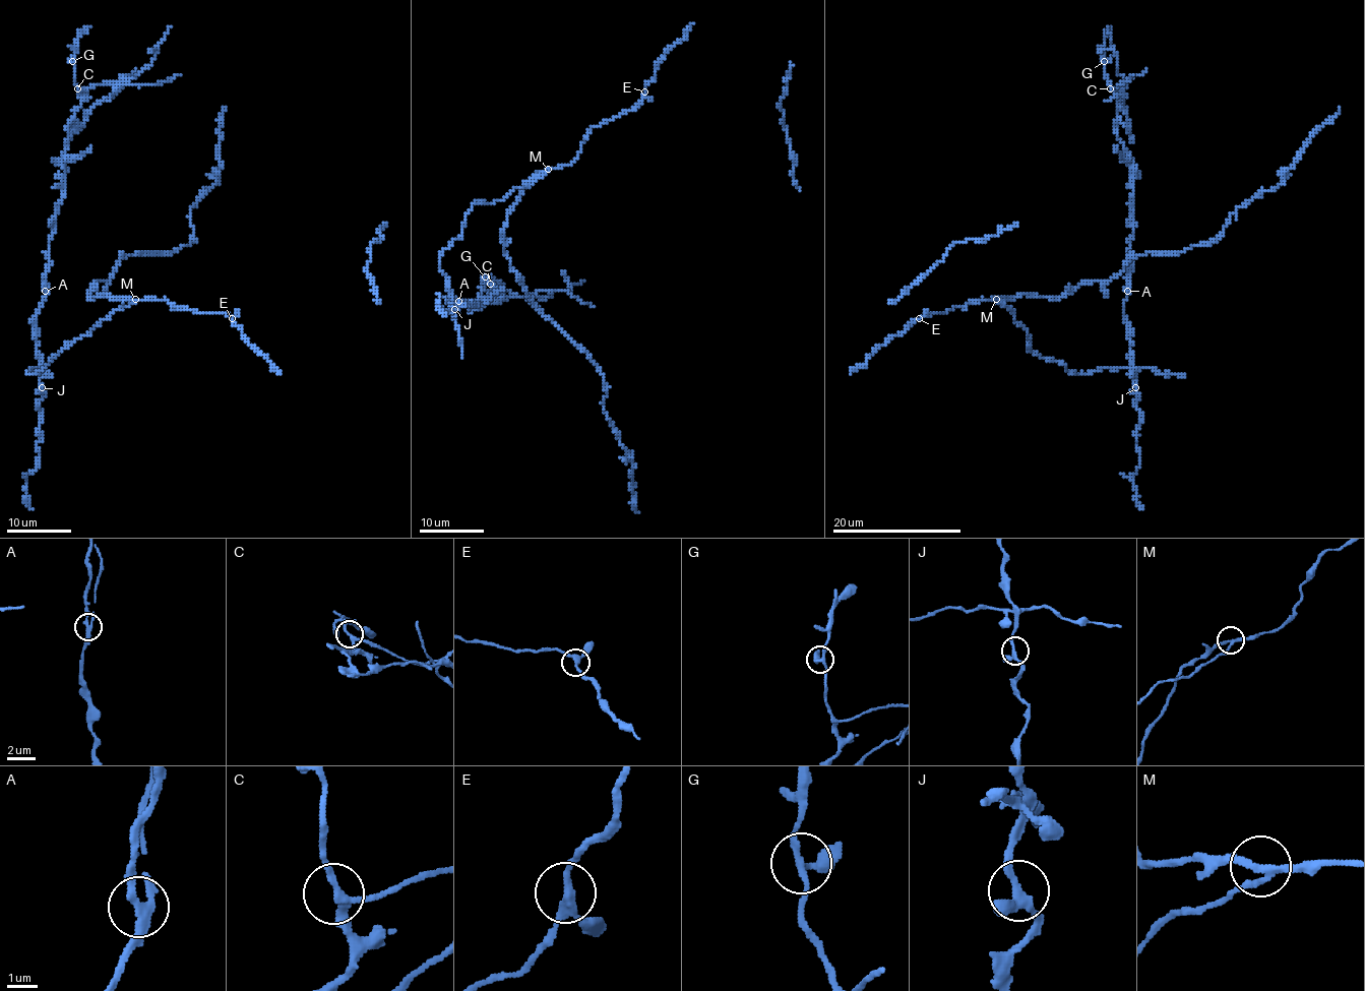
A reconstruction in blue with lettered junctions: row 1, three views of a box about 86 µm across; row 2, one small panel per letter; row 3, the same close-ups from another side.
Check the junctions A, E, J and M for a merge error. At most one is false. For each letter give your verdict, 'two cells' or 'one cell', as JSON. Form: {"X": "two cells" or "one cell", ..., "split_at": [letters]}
{"A": "two cells", "E": "one cell", "J": "one cell", "M": "one cell", "split_at": ["A"]}

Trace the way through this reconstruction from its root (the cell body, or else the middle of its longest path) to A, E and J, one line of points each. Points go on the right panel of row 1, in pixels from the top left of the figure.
A: (1030, 337), (1032, 353), (1057, 360), (1074, 373), (1132, 368), (1129, 323), (1124, 314), (1127, 291)
E: (1030, 337), (1015, 320), (1013, 312), (994, 299), (980, 299), (919, 318)
J: (1030, 337), (1028, 349), (1032, 353), (1043, 359), (1057, 360), (1074, 373), (1132, 368), (1135, 372), (1135, 387)

